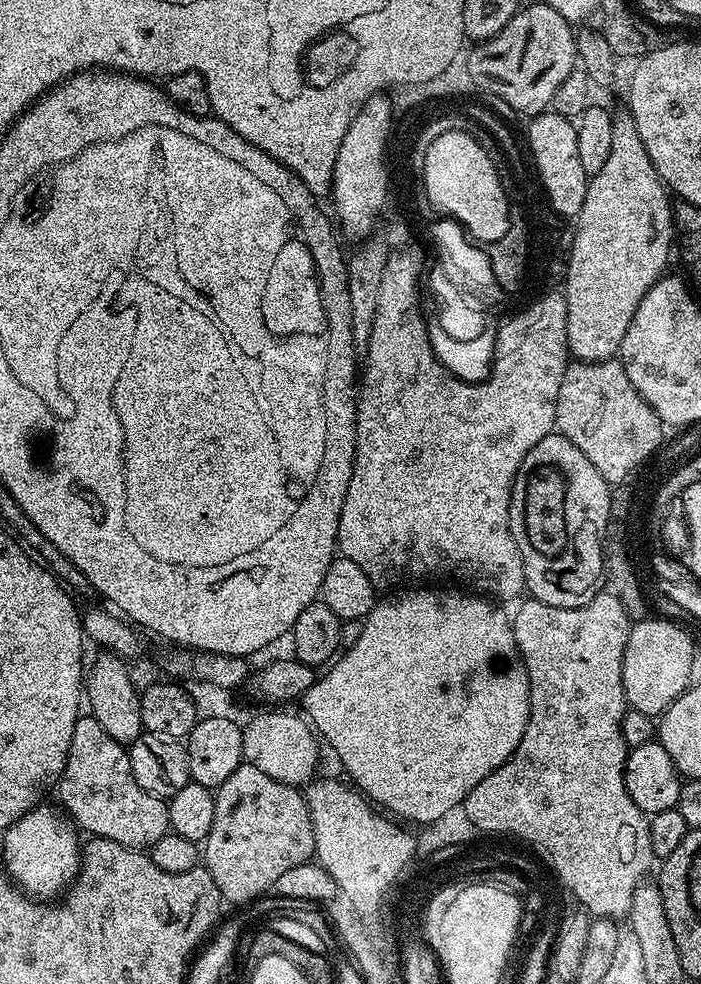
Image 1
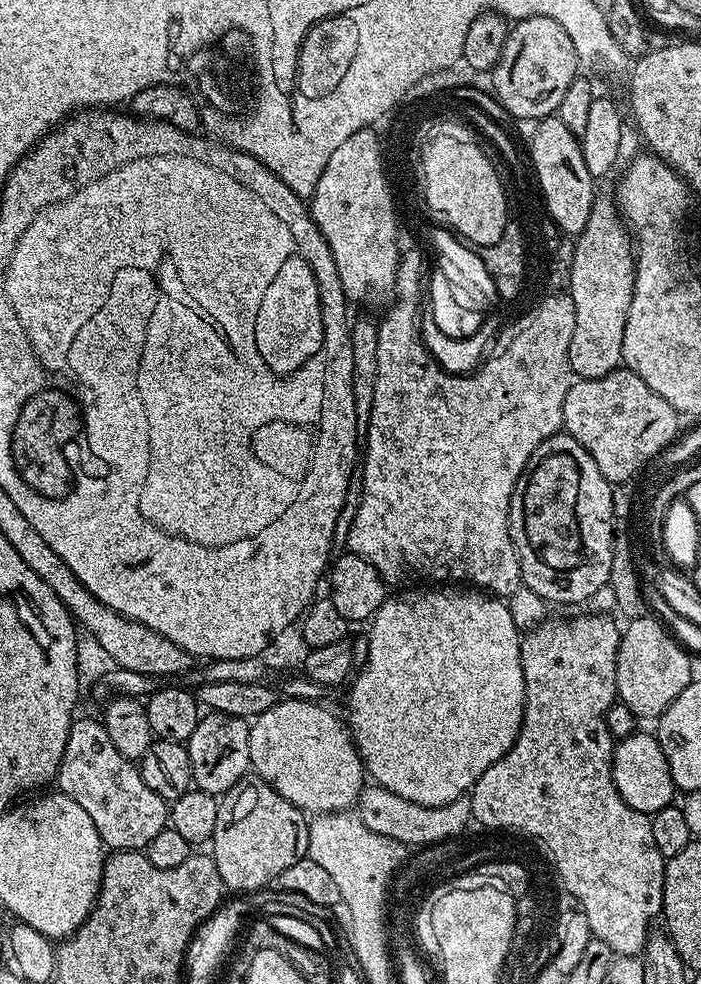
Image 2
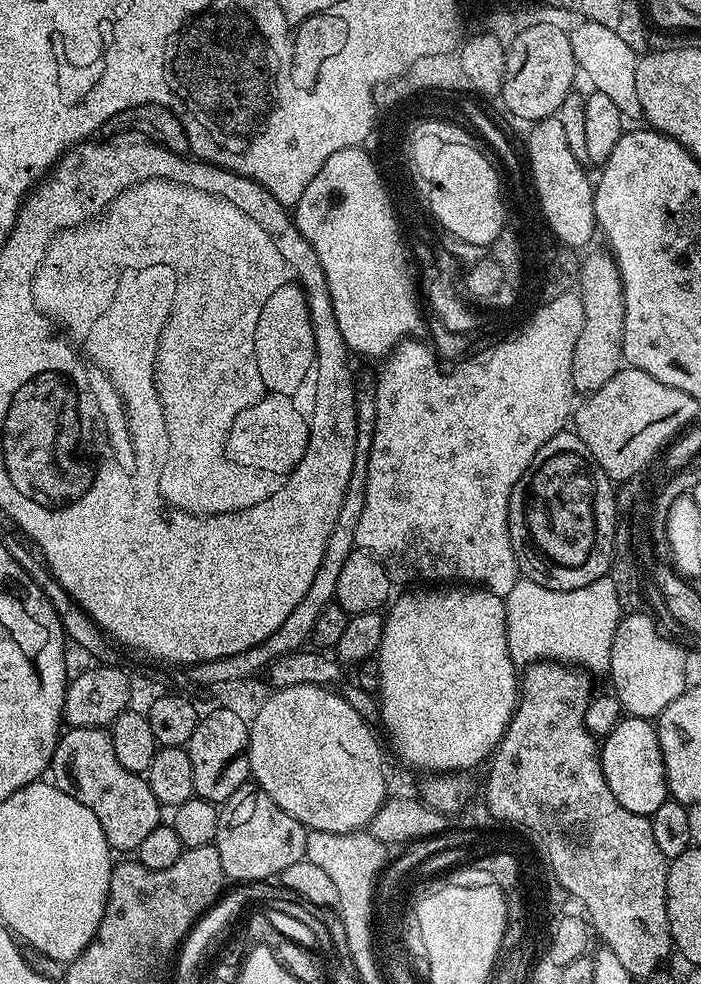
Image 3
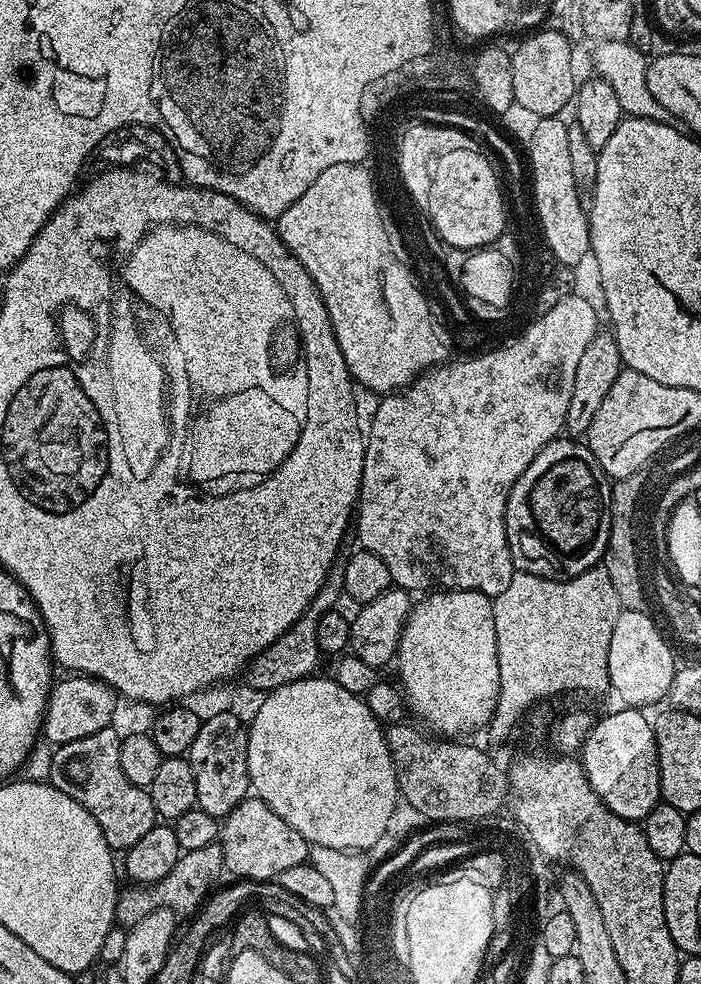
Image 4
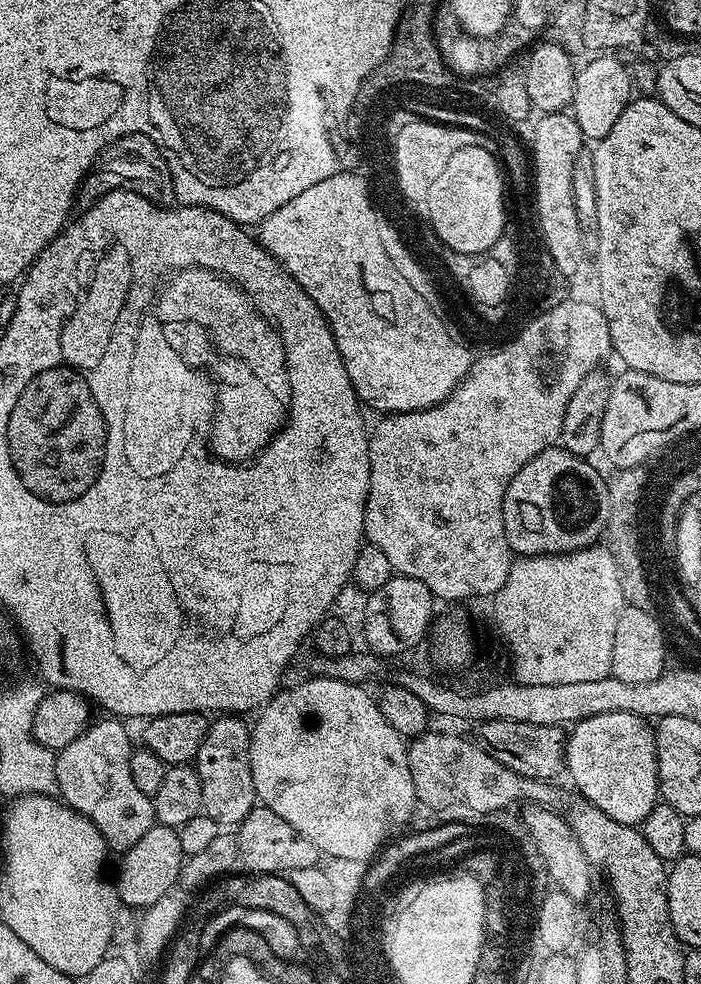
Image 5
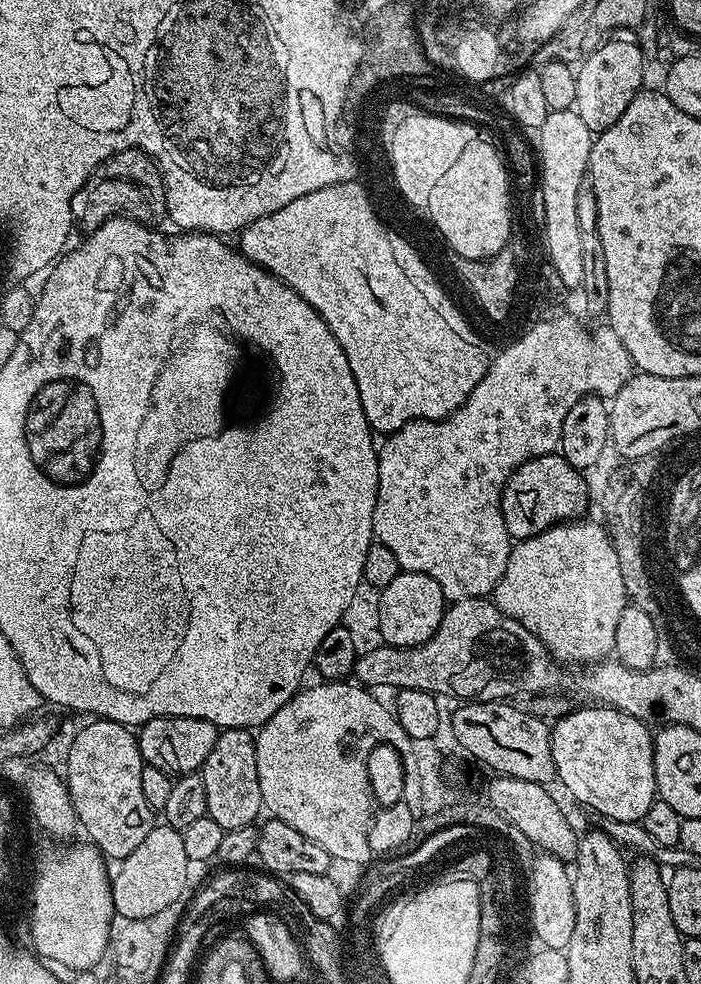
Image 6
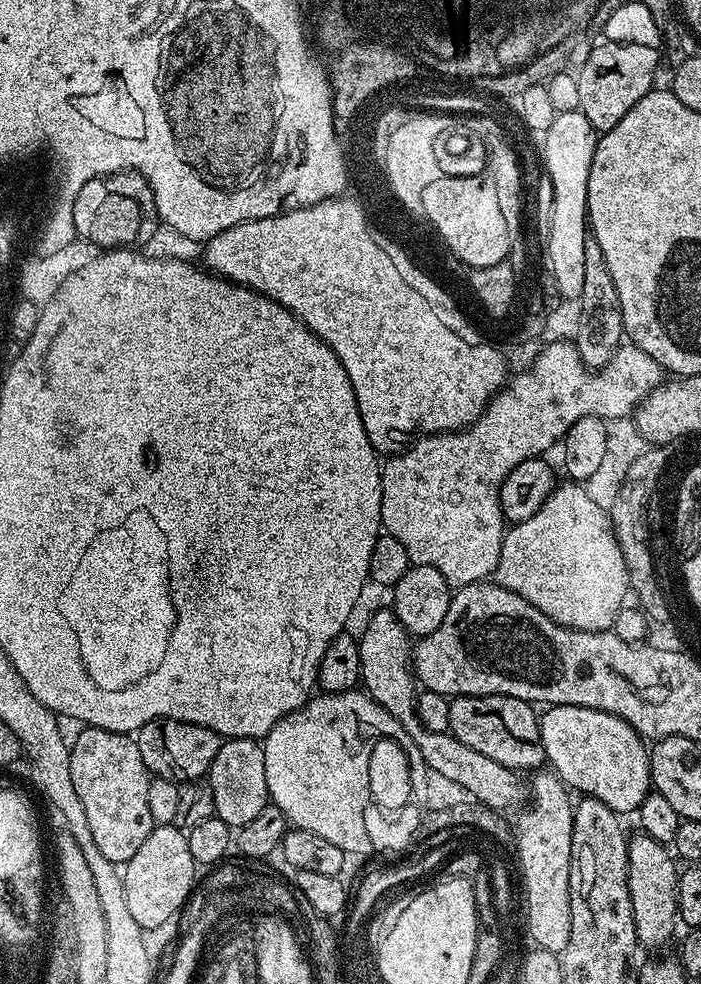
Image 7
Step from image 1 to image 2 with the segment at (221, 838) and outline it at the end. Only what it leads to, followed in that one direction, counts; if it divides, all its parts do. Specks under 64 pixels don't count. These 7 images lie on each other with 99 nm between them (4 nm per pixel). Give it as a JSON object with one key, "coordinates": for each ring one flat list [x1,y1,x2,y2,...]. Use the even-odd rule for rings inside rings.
{"coordinates":[[255,774,243,780,219,797,218,822,210,841,210,855,218,866,225,889,236,894,267,889,296,860,308,855,308,826,310,820,295,808,278,790]]}

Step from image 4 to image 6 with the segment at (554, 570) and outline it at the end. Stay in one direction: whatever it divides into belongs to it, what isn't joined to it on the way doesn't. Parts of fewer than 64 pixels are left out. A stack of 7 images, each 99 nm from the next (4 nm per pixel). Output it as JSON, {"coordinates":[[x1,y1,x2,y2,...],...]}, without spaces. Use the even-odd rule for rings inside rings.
{"coordinates":[[539,456,514,470,502,494,502,518,513,541,519,542,552,528,555,524,583,517,590,508,588,482,581,469,570,466,563,456]]}

